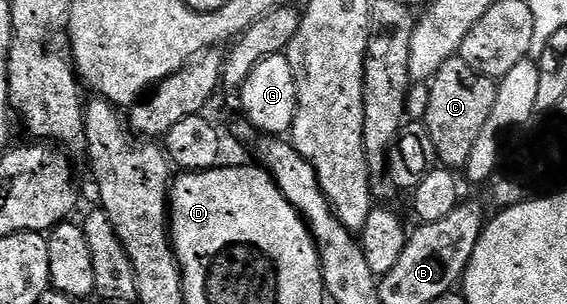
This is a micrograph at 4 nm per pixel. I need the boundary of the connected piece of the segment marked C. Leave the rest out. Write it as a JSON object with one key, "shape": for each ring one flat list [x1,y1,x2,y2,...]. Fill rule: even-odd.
{"shape":[[454,58,443,62,428,85,429,105,423,117,425,129,431,134,431,142,435,142,438,161,450,170,464,169,471,158,471,150,475,150,475,142,487,126,487,118,491,118,497,84,494,77,477,72,467,62]]}

